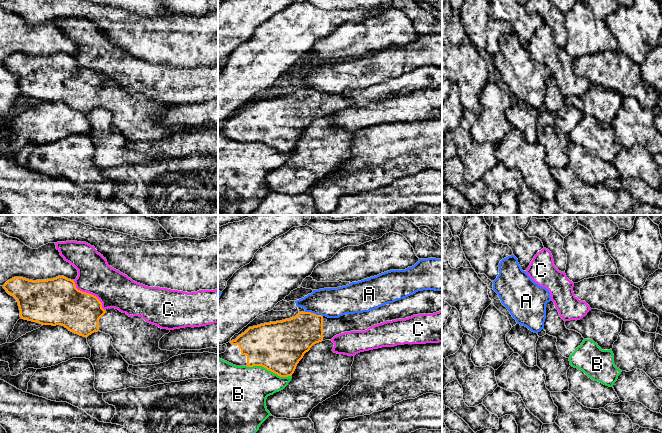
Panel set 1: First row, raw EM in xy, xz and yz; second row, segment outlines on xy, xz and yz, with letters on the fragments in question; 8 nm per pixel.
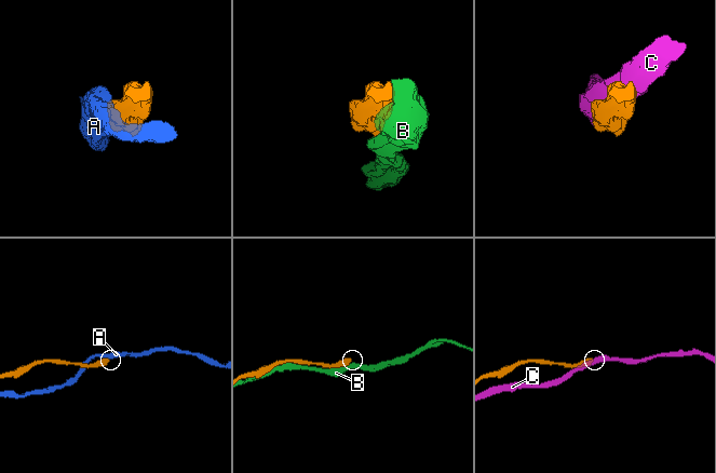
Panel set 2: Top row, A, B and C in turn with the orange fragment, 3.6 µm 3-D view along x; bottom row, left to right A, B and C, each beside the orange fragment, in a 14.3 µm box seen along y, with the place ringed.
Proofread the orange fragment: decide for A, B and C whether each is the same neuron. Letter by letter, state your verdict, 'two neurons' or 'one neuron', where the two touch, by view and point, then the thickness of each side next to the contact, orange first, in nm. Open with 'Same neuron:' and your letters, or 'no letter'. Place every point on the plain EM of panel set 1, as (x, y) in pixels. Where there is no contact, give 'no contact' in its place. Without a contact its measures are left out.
Same neuron: no letter
A: two neurons; contact xz (313, 89); calibres 320 and 240 nm
B: two neurons; contact xz (268, 145); calibres 400 and 380 nm
C: two neurons; contact xy (88, 69); calibres 360 and 300 nm

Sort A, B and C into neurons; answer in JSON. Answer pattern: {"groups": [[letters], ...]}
{"groups": [["A"], ["B"], ["C"]]}

